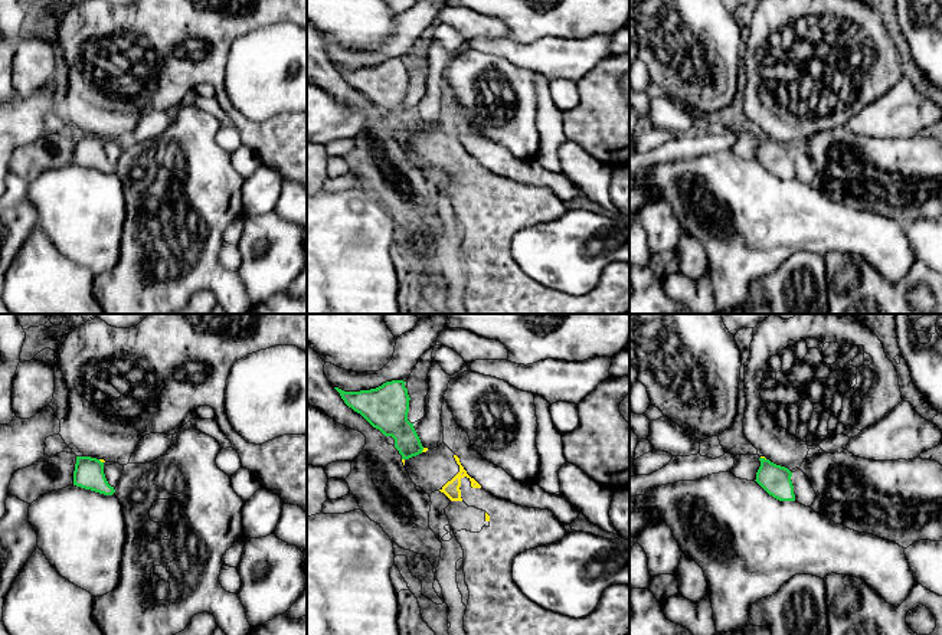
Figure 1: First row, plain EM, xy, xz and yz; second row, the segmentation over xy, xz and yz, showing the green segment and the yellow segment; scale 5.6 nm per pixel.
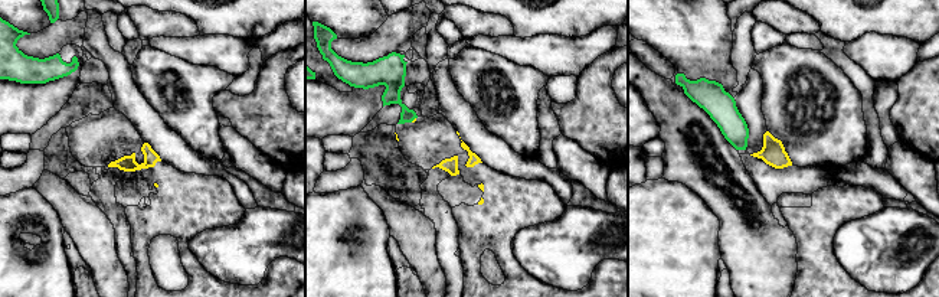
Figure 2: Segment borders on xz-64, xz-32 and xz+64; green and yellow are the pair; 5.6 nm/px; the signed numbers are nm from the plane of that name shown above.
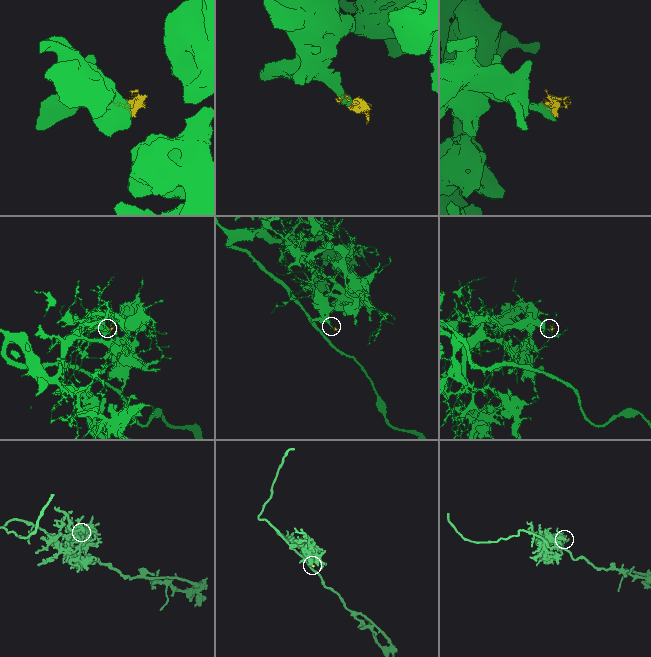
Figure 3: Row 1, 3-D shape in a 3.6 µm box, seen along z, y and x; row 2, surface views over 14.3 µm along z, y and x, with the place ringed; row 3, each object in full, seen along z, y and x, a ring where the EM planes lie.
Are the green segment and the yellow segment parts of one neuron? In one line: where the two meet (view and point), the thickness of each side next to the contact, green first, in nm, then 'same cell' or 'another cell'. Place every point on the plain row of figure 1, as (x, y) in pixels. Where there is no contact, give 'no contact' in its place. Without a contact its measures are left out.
meets green in yz at (764, 136); 170 nm thick on the green side, 20 nm on the other; another cell

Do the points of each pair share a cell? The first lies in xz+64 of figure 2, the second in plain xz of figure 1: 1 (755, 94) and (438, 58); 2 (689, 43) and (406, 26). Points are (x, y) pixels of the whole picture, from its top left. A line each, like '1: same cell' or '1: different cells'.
1: same cell
2: different cells

